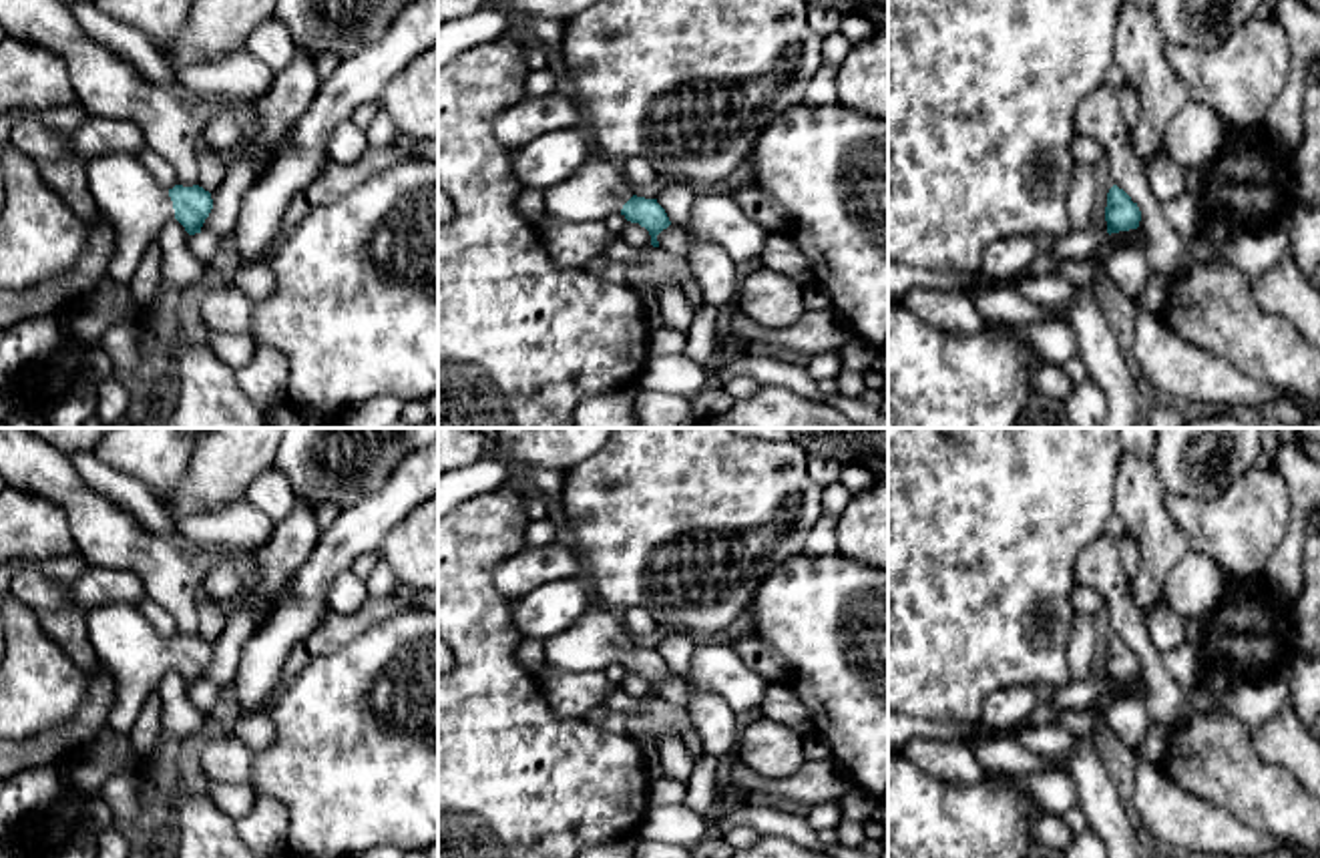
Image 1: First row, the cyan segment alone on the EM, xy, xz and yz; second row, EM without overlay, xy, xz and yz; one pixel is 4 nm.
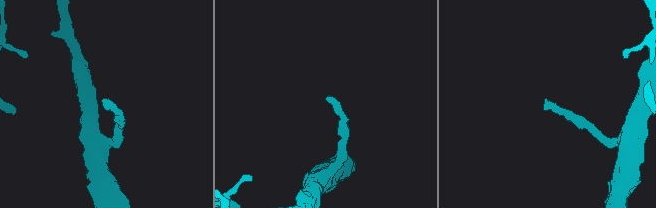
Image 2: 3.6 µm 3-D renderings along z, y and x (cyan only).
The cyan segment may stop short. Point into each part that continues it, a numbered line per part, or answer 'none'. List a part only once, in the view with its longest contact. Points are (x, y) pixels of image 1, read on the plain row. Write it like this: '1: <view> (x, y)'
1: xy (125, 641)

